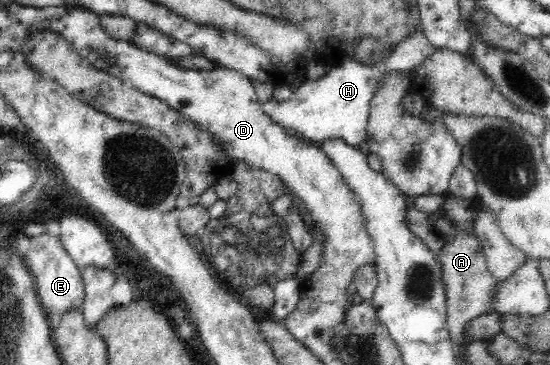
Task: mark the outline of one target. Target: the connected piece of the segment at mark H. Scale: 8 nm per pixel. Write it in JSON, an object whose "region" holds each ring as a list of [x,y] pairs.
{"region":[[[420,27],[412,36],[402,39],[397,45],[398,48],[388,58],[373,65],[348,59],[341,65],[332,66],[318,80],[304,81],[288,100],[275,101],[270,98],[266,102],[260,102],[262,111],[268,119],[284,128],[293,128],[301,138],[311,144],[318,145],[327,140],[340,139],[350,146],[362,147],[367,138],[370,101],[383,80],[391,72],[404,73],[414,68],[435,50]]]}

